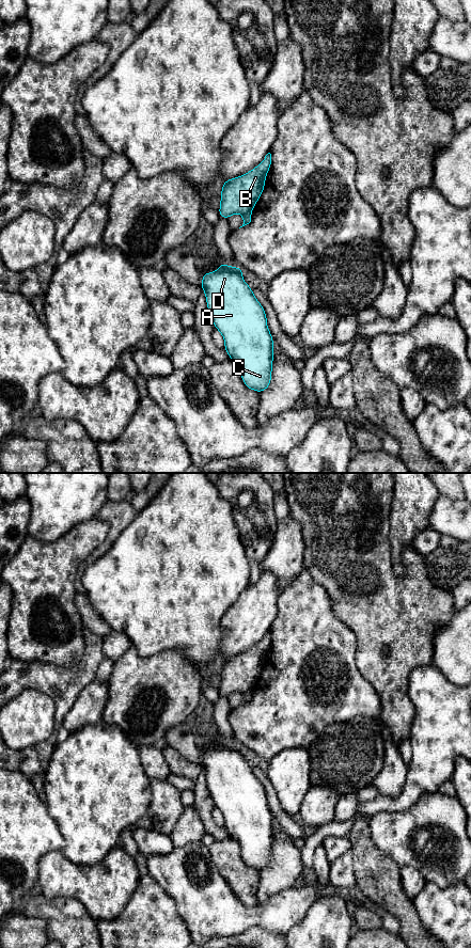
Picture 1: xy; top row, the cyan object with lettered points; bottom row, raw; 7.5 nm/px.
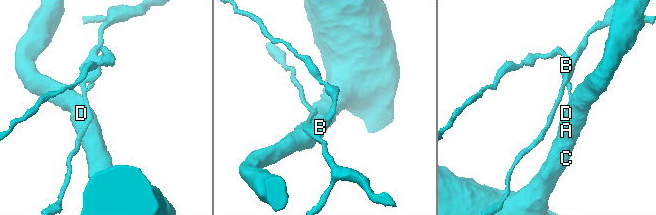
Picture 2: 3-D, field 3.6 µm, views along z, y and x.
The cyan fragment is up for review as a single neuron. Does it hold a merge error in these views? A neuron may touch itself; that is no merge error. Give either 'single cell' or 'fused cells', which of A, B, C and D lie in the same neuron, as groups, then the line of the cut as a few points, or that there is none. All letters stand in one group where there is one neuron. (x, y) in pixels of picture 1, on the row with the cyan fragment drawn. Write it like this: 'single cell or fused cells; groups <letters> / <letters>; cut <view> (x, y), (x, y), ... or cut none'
fused cells; groups A C D / B; cut xy (250, 211), (242, 215)

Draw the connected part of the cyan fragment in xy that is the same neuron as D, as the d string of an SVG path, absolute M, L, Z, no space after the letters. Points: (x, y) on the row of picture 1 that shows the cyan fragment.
M220 263L215 272L203 273L202 289L215 328L224 338L224 349L240 368L246 388L260 394L271 383L273 338L267 326L264 307L242 279L242 269Z

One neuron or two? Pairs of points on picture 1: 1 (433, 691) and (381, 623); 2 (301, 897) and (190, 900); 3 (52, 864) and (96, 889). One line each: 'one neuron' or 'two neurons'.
1: two neurons
2: one neuron
3: one neuron

